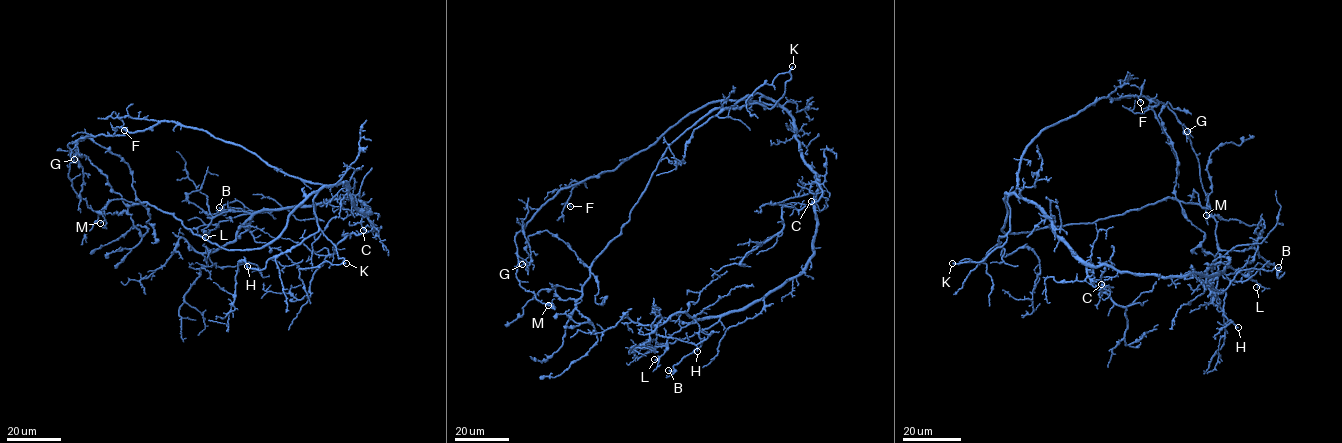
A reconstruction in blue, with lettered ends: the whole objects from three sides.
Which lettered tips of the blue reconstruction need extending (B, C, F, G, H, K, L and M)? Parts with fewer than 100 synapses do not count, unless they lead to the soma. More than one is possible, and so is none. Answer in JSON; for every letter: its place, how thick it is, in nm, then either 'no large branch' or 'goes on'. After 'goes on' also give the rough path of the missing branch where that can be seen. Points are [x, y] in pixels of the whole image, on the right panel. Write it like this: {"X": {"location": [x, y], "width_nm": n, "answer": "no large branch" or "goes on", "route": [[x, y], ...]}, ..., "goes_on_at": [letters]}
{"B": {"location": [1278, 267], "width_nm": 240, "answer": "no large branch"}, "C": {"location": [1101, 284], "width_nm": 200, "answer": "no large branch"}, "F": {"location": [1140, 102], "width_nm": 160, "answer": "no large branch"}, "G": {"location": [1187, 131], "width_nm": 160, "answer": "no large branch"}, "H": {"location": [1238, 327], "width_nm": 170, "answer": "no large branch"}, "K": {"location": [952, 263], "width_nm": 240, "answer": "goes on"}, "L": {"location": [1256, 287], "width_nm": 170, "answer": "no large branch"}, "M": {"location": [1206, 215], "width_nm": 150, "answer": "no large branch"}, "goes_on_at": ["K"]}

